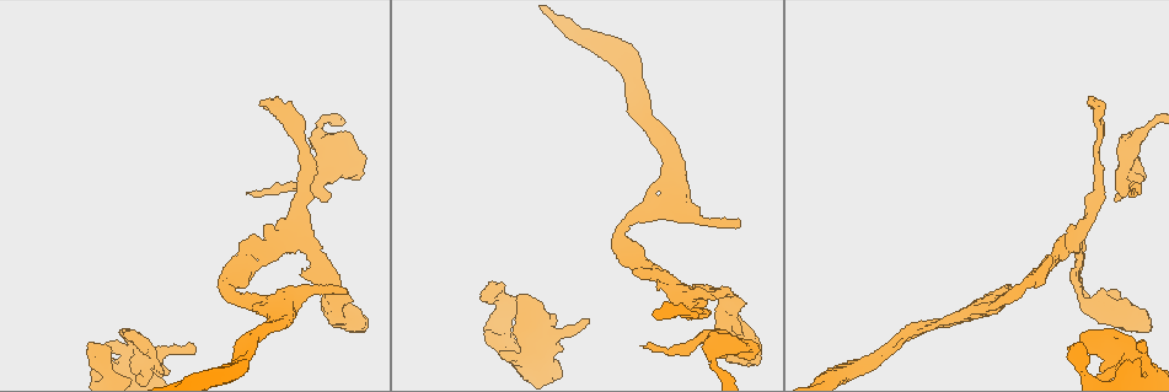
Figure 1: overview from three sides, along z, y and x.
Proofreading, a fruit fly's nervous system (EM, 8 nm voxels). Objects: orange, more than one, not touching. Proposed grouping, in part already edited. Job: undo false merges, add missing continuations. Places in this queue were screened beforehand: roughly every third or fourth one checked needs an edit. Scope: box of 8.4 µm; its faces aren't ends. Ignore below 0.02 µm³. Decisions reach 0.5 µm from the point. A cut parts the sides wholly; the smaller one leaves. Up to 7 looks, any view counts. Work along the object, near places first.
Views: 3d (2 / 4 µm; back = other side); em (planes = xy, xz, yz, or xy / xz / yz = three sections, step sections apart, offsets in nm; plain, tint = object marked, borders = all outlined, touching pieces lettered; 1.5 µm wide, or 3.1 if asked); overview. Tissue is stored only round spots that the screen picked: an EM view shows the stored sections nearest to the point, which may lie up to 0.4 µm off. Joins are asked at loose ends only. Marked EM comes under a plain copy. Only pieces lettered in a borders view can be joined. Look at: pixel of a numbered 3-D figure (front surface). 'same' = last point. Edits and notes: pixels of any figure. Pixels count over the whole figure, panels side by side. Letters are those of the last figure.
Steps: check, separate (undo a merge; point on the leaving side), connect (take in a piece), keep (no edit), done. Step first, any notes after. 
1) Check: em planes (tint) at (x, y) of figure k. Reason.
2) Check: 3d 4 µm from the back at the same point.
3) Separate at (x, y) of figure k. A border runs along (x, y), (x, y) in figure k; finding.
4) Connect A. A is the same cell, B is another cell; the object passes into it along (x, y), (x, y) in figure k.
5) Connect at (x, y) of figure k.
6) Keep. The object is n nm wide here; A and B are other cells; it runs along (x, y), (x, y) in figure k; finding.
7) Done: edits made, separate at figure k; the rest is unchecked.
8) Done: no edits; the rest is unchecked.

Check: em planes (borders) at (1117, 196) of figure 1. Branch stops here.

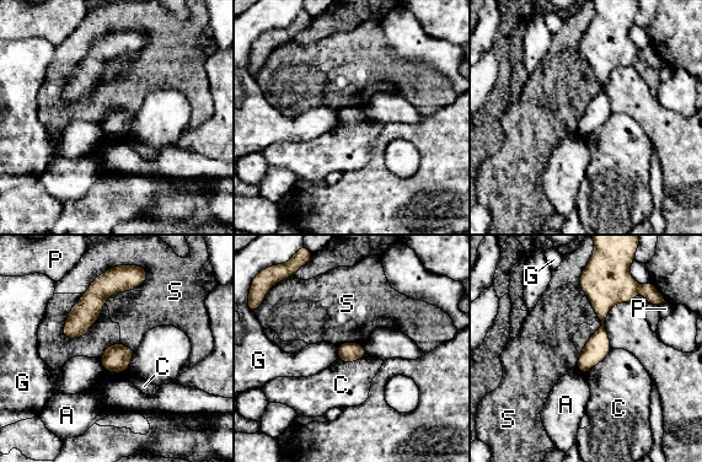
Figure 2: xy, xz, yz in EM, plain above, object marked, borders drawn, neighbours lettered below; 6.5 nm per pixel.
Keep. A, C, G, P and S are other cells; it runs along (594, 279), (603, 329), (583, 370) in figure 2; none of them fits.

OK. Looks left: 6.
Check: 3d 2 µm at (347, 292) of figure 1. Free end.

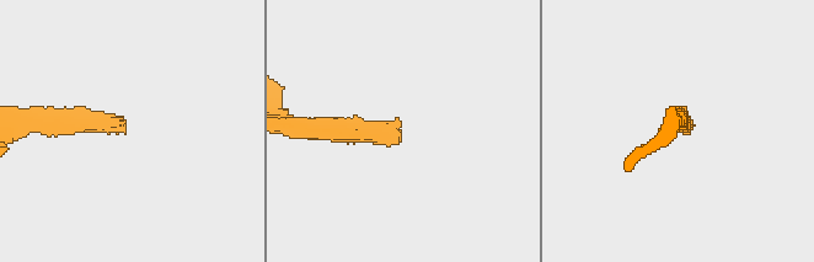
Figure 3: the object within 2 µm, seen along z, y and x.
Check: em planes (borders) at (399, 133) of figure 3.

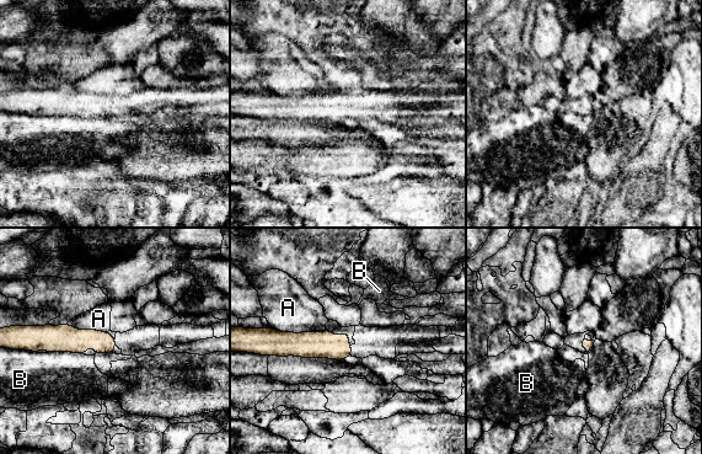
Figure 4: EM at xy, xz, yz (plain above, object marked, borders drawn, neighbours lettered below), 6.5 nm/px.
Keep. A and B are other cells; no lettered piece goes on from it.

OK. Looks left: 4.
Check: em planes (tint) at (153, 356) of figure 1. Calibre changes.

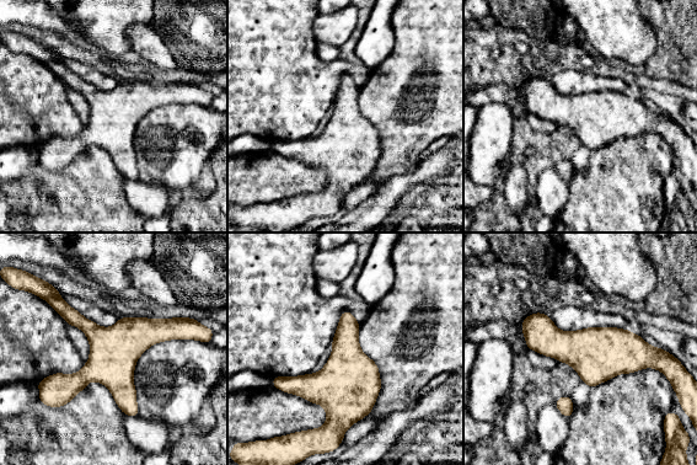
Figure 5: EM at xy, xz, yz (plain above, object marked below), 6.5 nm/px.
Check: em planes (borders) at the same point. What lies round it.

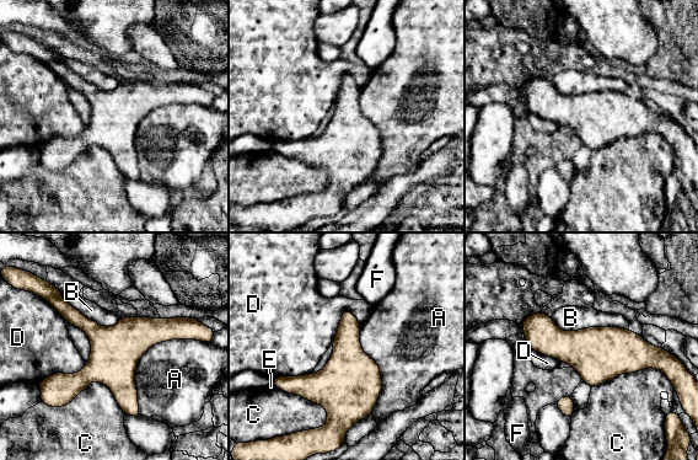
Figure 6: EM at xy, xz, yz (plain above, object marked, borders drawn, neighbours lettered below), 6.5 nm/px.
Keep. The object is 320 nm wide here; A, B, C, D, E and F are other cells; continuous, no second neuron.

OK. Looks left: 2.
Done: no edits; the rest is unchecked.

